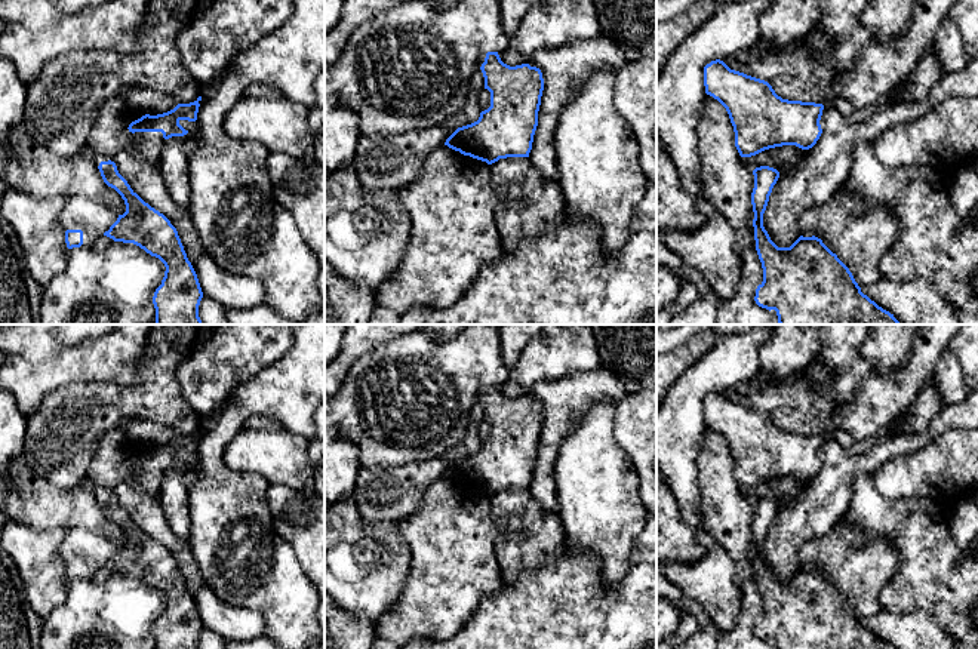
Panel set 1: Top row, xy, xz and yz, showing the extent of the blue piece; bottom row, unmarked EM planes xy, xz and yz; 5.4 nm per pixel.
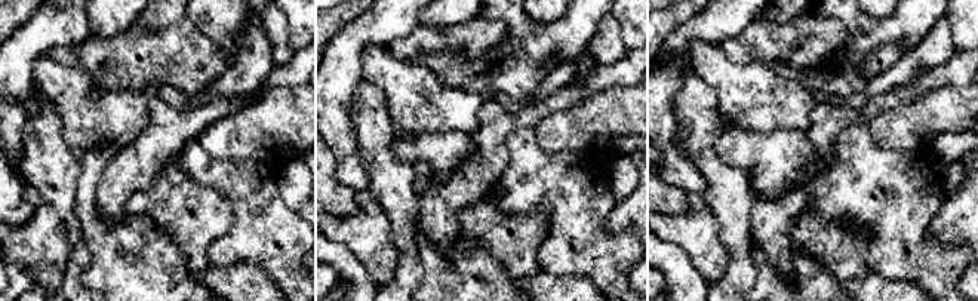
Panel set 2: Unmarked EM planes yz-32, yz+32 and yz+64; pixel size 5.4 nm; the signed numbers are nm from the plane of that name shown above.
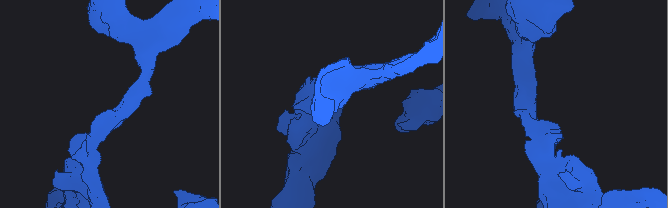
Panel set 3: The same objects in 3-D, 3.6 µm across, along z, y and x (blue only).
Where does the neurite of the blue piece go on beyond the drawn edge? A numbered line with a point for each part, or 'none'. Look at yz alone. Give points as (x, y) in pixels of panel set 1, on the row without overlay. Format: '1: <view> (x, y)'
none

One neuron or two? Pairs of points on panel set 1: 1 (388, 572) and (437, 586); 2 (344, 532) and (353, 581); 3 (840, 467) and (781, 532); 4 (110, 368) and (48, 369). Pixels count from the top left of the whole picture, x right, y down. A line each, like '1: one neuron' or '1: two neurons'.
1: two neurons
2: one neuron
3: one neuron
4: one neuron

